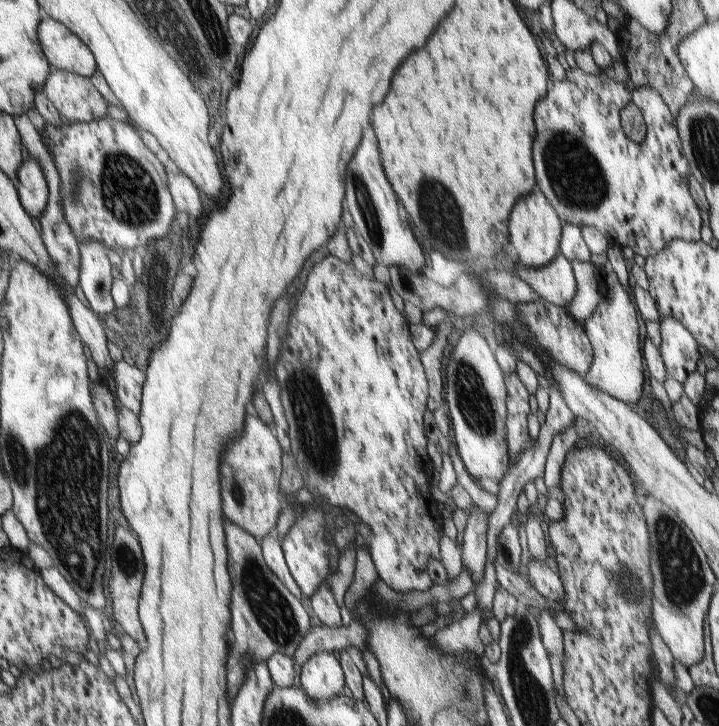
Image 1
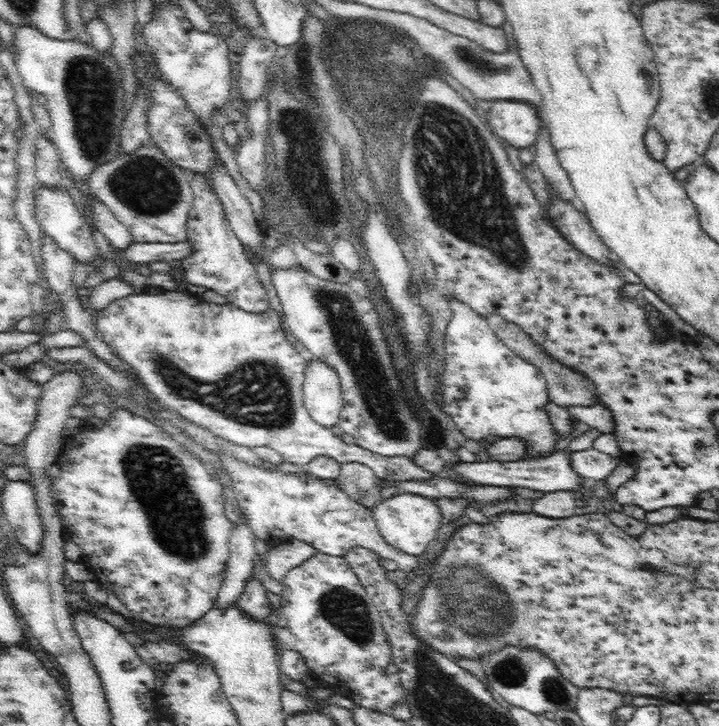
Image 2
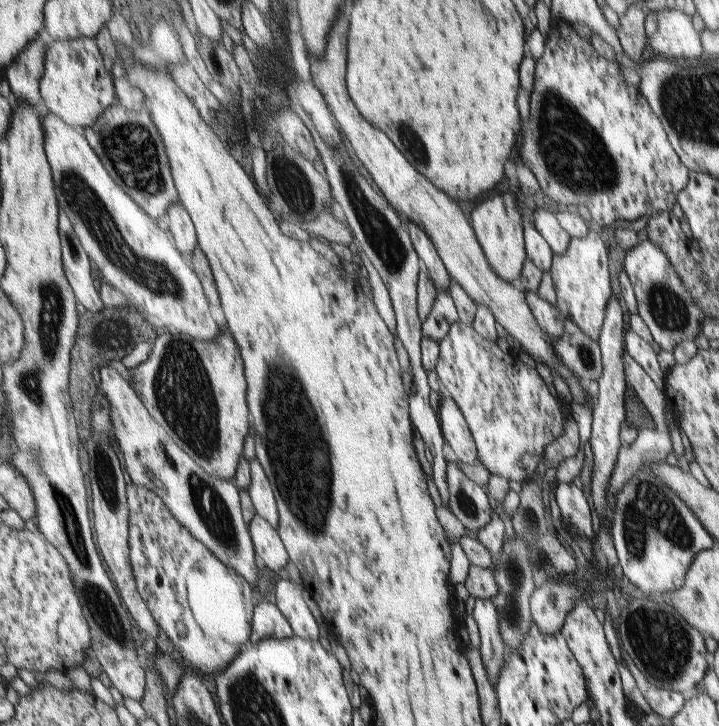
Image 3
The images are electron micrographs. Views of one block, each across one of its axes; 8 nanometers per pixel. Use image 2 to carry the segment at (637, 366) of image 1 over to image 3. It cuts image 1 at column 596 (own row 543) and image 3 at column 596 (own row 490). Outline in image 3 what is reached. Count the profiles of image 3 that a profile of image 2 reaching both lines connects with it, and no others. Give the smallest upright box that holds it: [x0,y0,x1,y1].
[551,231,613,342]

